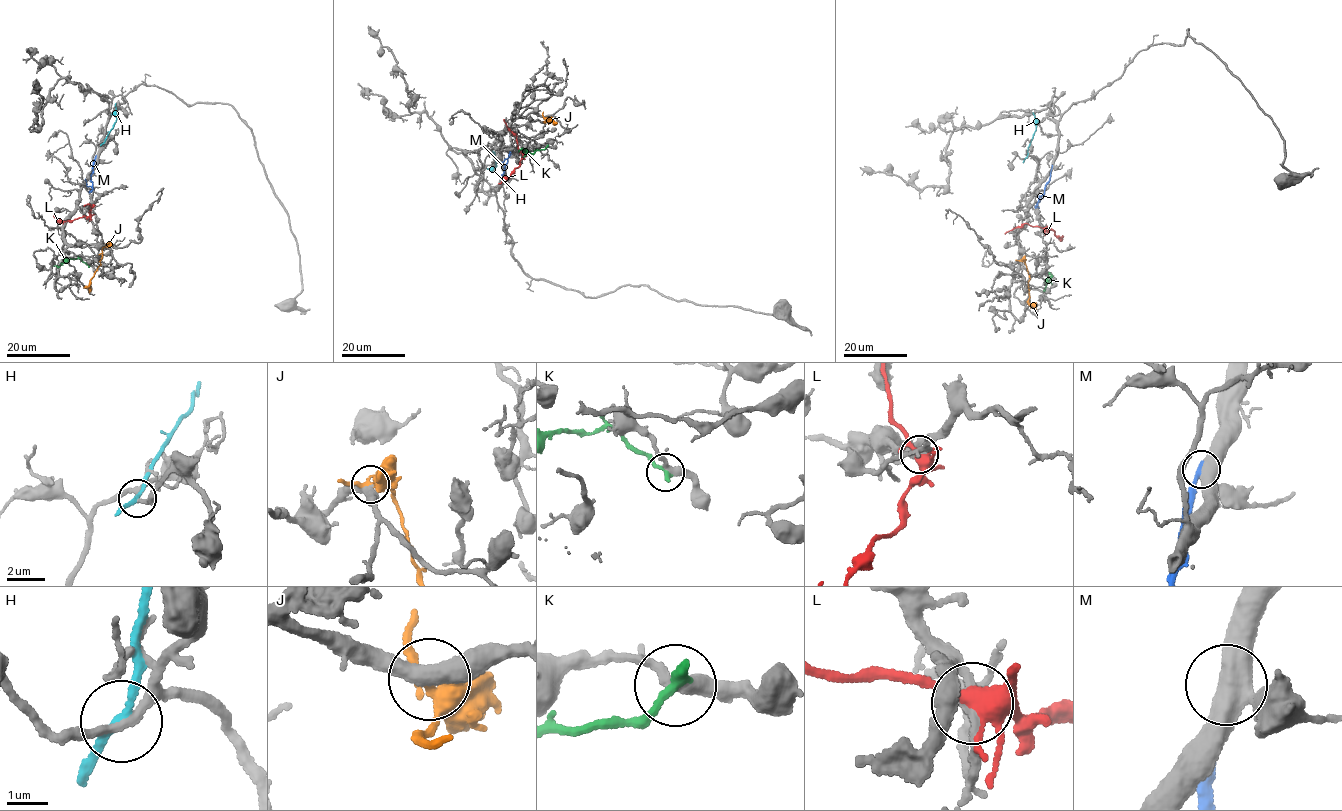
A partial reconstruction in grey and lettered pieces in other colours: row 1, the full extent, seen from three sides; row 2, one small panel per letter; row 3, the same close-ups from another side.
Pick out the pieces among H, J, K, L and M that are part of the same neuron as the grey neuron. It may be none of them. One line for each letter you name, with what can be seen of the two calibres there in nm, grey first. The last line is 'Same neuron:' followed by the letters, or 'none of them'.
Same neuron: none of them

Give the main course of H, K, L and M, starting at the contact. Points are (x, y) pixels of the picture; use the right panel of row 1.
H: (1026, 158), (1036, 127), (1033, 113)
K: (1051, 278), (1049, 273), (1045, 291)
L: (1044, 228), (1053, 230), (1061, 238), (1062, 235)
M: (1052, 166), (1049, 181), (1039, 202), (1040, 195)

